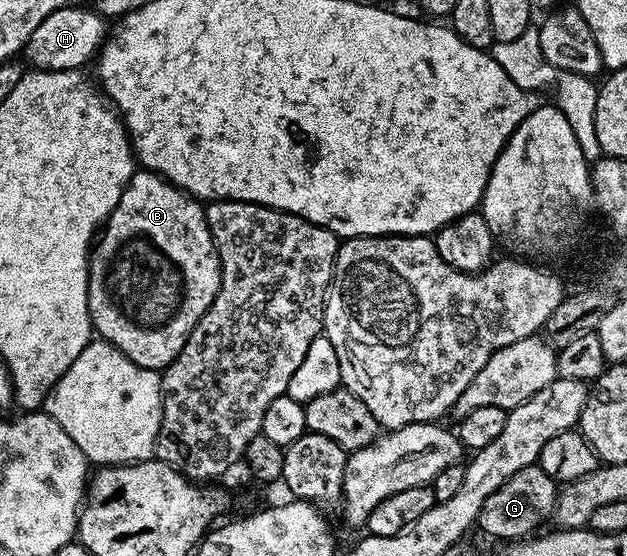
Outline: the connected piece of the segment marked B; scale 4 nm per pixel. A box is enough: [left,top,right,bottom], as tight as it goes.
[89,171,221,370]

